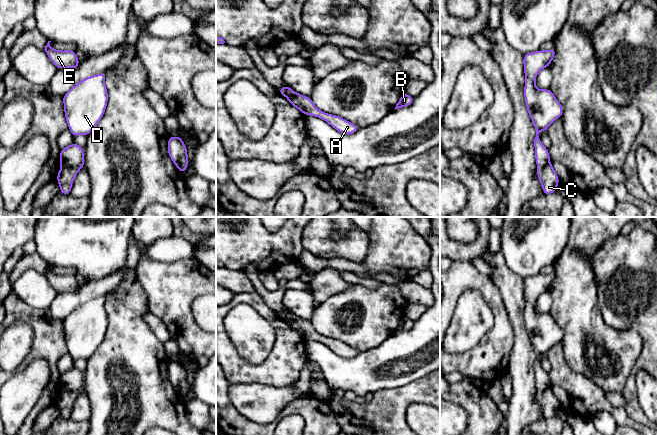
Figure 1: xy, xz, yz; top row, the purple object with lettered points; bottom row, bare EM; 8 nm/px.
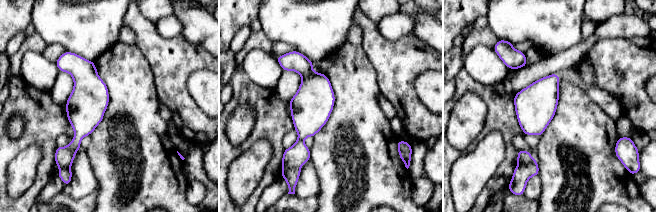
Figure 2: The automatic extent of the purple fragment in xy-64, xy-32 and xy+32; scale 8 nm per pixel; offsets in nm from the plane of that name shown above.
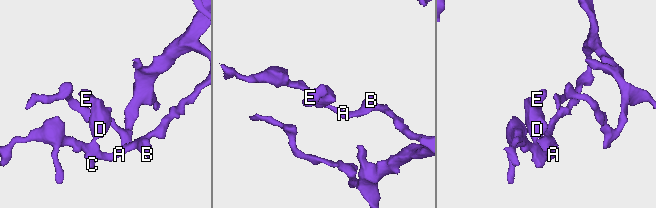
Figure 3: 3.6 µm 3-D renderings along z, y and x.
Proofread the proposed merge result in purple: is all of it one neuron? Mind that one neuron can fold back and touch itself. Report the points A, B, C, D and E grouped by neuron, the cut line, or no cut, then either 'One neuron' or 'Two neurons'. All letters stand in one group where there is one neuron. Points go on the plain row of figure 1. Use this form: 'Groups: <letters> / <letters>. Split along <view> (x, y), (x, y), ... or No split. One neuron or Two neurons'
Groups: A B C / D E. Split along xy (83, 386), (77, 389), (61, 391). Two neurons

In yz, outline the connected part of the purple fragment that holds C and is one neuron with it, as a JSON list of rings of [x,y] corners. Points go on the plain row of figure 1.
[[[551,387],[537,393],[537,401],[544,419],[553,418],[559,409],[559,401]]]

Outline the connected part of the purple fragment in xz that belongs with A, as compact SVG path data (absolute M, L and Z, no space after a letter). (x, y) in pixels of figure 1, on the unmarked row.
M287 309L278 314L280 319L285 320L289 327L298 332L299 335L304 339L318 341L326 345L330 350L340 357L346 359L353 358L359 354L360 351L356 348L353 348L338 339L332 339L318 333L311 324L310 320L306 321L299 317L292 318L291 315L292 313Z

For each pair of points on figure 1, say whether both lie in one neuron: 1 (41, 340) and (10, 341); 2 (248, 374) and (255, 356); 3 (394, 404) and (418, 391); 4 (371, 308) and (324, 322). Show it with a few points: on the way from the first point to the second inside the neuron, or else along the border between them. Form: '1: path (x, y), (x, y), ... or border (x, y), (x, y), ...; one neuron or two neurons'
1: border (20, 319), (31, 327), (30, 351), (22, 362); two neurons
2: border (235, 347), (250, 363), (260, 363), (272, 350); two neurons
3: path (400, 399), (412, 393); one neuron
4: path (358, 299), (351, 298), (332, 309); one neuron

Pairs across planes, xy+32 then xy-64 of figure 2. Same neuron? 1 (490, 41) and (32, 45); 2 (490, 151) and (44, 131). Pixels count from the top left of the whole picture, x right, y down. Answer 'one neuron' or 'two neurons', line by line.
1: one neuron
2: two neurons

